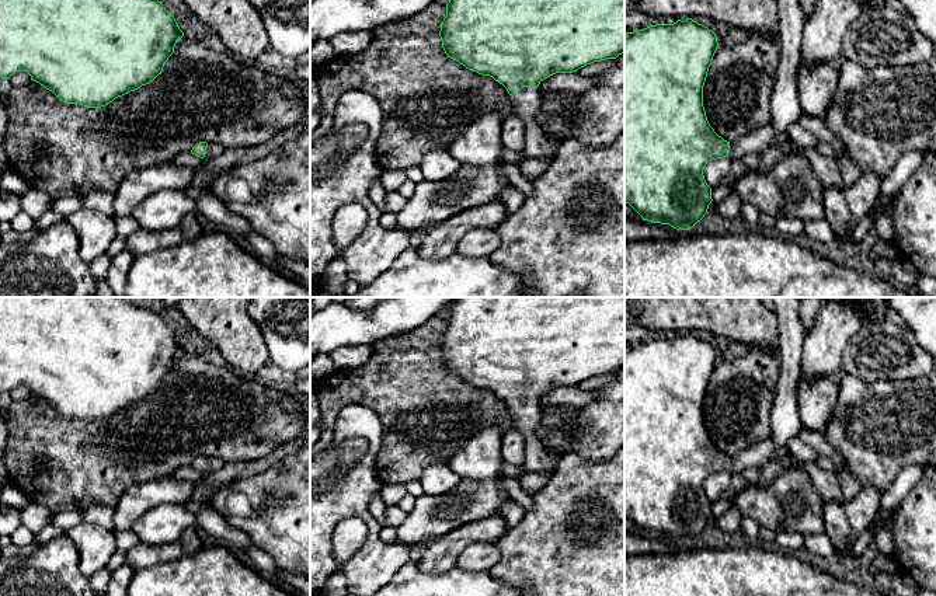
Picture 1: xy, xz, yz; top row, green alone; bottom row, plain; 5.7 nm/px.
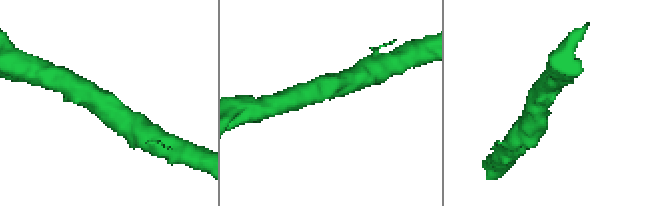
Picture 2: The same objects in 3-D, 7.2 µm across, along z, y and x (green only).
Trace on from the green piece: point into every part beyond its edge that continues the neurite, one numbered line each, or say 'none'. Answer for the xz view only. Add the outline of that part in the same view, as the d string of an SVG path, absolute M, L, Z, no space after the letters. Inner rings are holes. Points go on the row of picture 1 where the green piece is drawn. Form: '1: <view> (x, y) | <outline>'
1: xz (528, 101) | M522 87L515 95L515 114L525 123L525 146L522 154L525 158L546 158L549 164L554 158L556 150L550 146L542 125L535 116L542 111L540 95L535 87Z

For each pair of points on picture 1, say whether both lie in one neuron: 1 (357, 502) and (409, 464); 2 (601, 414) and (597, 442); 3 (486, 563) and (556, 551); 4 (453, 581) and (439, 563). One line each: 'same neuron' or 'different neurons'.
1: different neurons
2: same neuron
3: different neurons
4: different neurons

